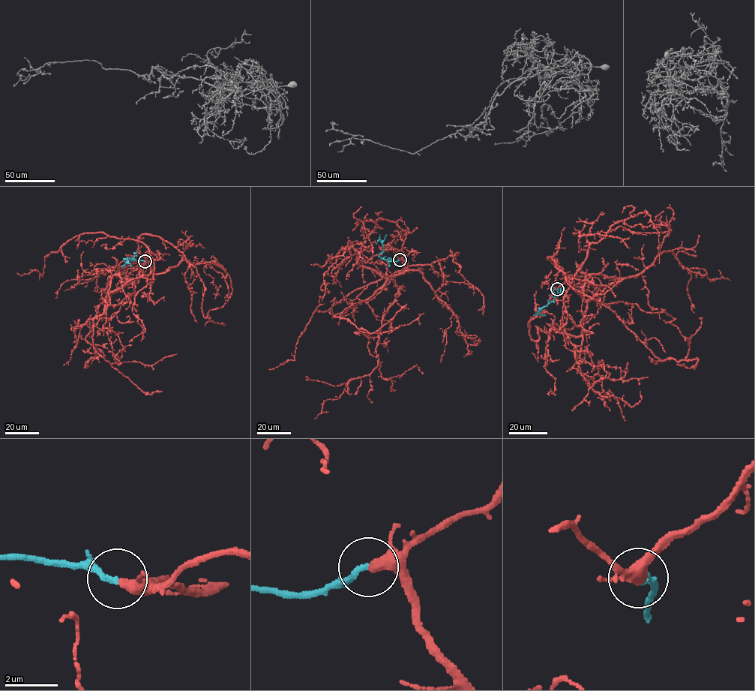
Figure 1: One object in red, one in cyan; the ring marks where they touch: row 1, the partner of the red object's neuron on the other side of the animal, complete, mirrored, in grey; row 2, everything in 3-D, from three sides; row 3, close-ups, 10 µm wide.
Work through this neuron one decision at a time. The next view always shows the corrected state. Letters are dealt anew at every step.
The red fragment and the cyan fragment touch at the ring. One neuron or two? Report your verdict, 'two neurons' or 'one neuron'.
one neuron

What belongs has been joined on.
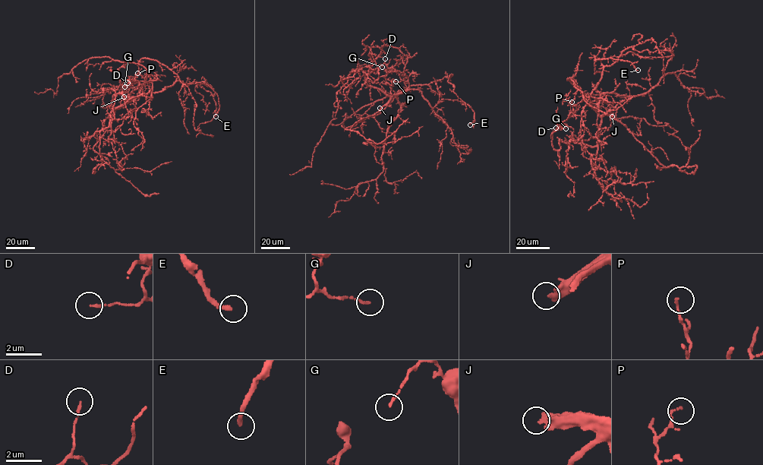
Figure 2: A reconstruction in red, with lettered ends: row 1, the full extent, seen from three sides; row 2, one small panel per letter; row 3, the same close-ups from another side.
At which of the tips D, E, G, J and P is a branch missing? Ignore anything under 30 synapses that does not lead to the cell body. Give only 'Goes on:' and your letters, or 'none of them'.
Goes on: E, J

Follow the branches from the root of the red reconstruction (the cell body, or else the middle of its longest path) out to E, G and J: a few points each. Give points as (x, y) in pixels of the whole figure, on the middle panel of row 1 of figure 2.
E: (408, 88), (420, 90), (433, 108), (442, 99), (458, 99), (468, 105), (474, 112), (474, 122), (470, 124)
G: (408, 88), (403, 80), (392, 82), (385, 78), (387, 65), (385, 63), (382, 67)
J: (408, 88), (394, 94), (379, 108)

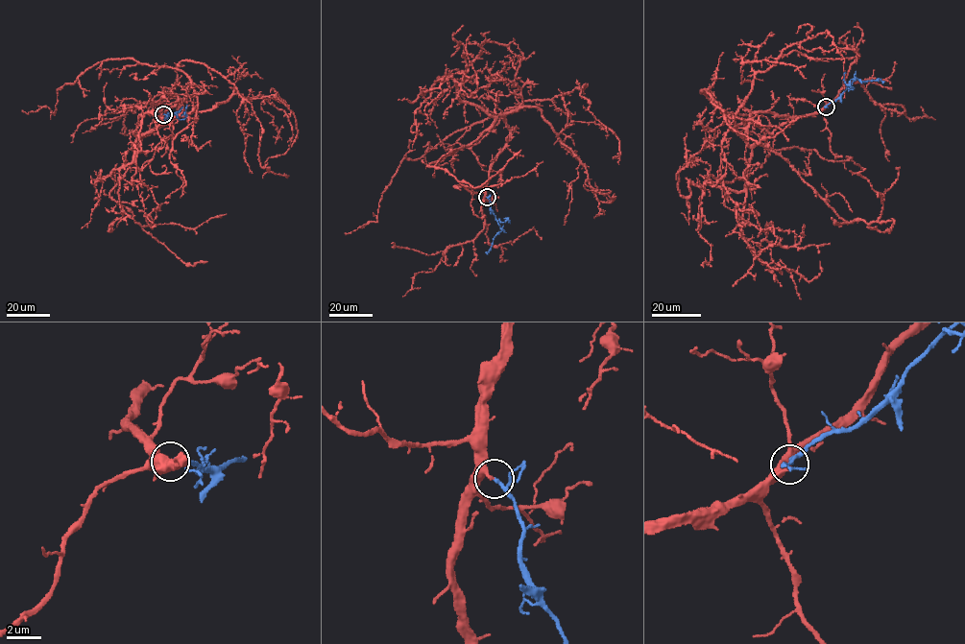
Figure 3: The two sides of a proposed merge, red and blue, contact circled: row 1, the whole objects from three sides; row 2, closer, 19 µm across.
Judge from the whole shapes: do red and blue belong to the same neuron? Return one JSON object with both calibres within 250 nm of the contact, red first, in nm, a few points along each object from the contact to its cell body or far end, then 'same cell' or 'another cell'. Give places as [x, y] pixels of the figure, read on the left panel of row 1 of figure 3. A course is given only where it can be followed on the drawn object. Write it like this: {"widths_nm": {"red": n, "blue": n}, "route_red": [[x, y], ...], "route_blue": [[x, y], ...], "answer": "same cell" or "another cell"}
{"widths_nm": {"red": 220, "blue": 150}, "route_red": [[163, 114], [184, 97], [180, 113], [193, 109], [191, 80], [131, 59], [65, 83], [55, 113], [21, 110]], "route_blue": [[163, 114], [167, 116], [179, 111], [165, 117], [166, 120]], "answer": "same cell"}

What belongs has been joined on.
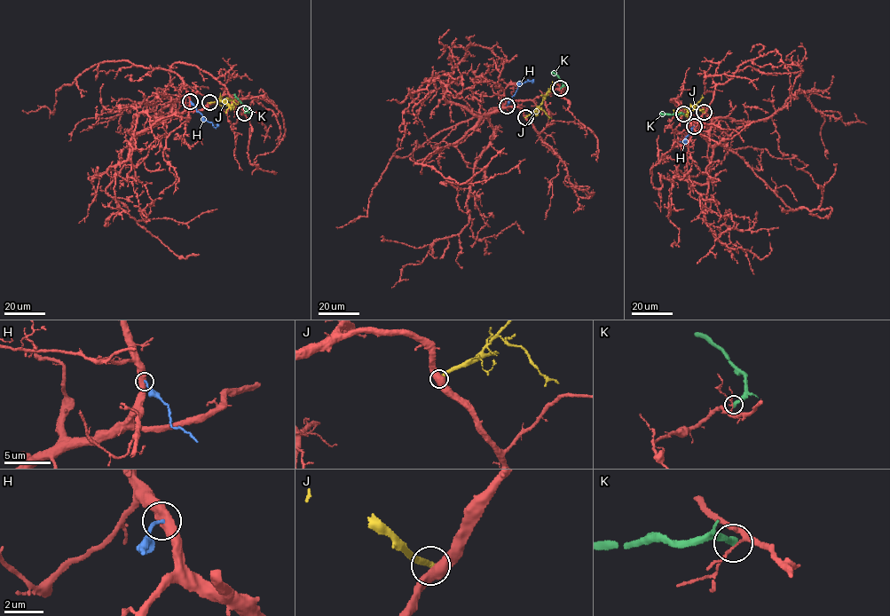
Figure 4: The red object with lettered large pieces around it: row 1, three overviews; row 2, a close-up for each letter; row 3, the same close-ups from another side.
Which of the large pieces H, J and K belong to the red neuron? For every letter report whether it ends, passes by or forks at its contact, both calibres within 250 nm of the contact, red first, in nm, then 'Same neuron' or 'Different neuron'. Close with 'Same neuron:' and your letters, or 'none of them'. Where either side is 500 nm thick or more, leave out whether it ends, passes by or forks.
H: Thickness 500 nm (red) against 150 nm. Different neuron
J: Thickness 550 nm (red) against 320 nm. Different neuron
K: It ends there. Thickness 120 nm (red) against 320 nm. Different neuron
Same neuron: none of them

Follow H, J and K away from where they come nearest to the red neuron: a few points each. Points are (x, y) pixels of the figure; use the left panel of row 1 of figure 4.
H: (191, 101), (202, 118), (215, 128), (219, 124)
J: (208, 102), (218, 99), (231, 106), (233, 101), (236, 104), (240, 100)
K: (245, 113), (247, 109), (234, 94)

